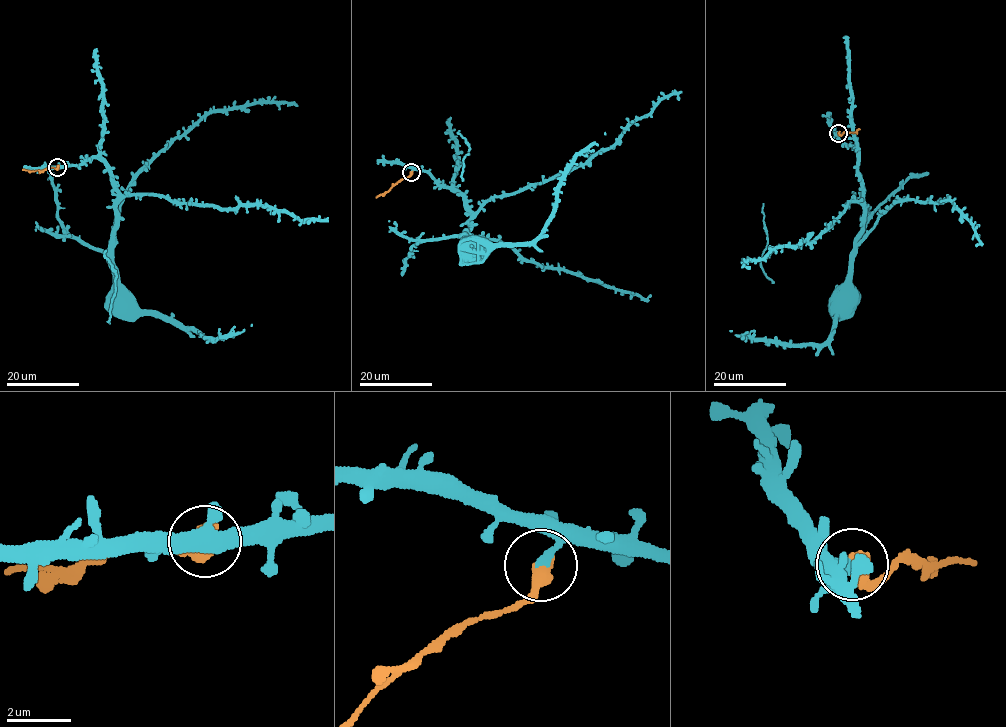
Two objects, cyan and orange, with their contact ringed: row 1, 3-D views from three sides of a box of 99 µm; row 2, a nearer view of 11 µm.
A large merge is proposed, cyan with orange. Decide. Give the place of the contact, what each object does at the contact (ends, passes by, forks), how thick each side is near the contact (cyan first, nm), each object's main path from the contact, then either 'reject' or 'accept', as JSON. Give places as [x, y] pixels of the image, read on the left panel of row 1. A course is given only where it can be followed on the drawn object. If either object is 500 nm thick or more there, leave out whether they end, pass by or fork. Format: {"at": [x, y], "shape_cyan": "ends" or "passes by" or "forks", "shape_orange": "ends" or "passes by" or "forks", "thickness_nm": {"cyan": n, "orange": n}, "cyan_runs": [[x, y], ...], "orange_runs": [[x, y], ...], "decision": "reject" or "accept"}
{"at": [57, 167], "thickness_nm": {"cyan": 300, "orange": 550}, "cyan_runs": [[57, 167], [98, 158], [109, 172], [117, 193], [113, 241], [116, 293]], "orange_runs": [[57, 167], [22, 169]], "decision": "reject"}

